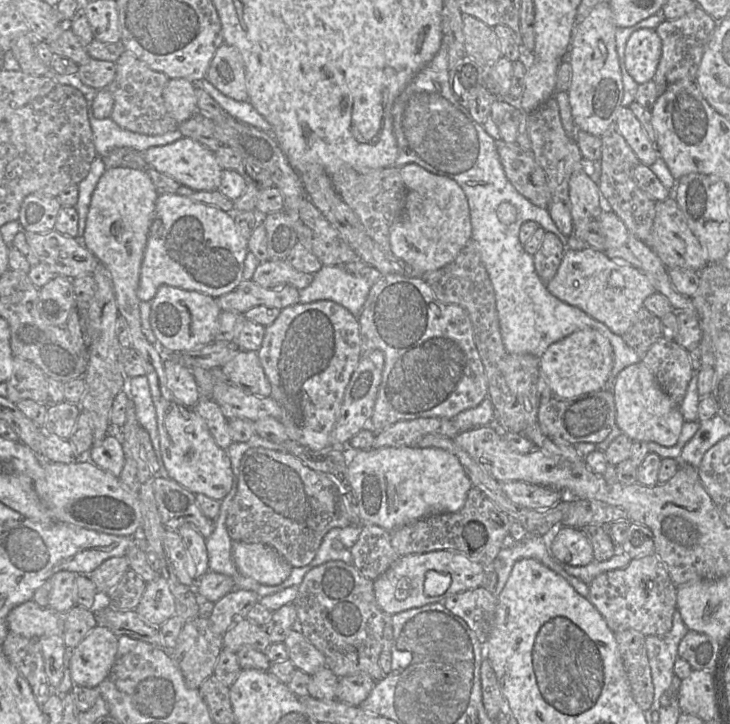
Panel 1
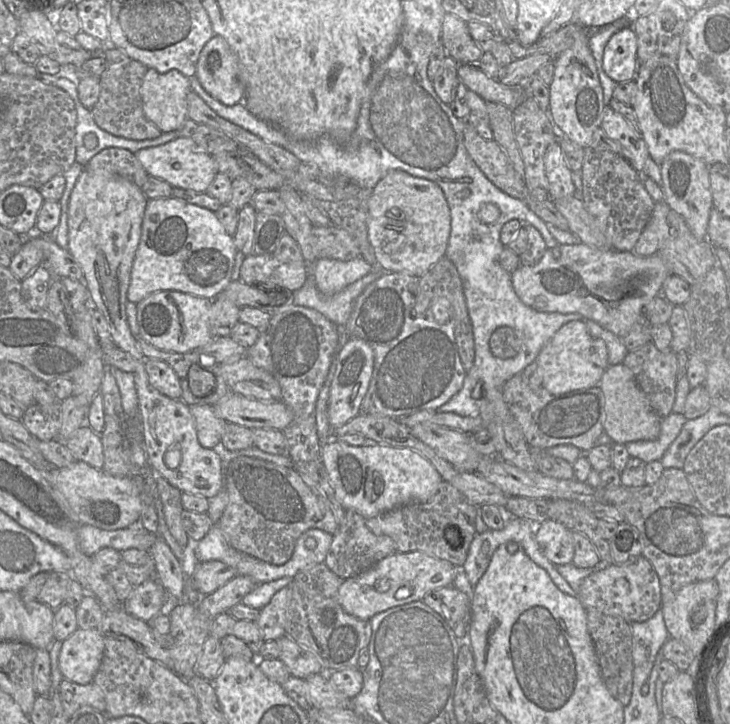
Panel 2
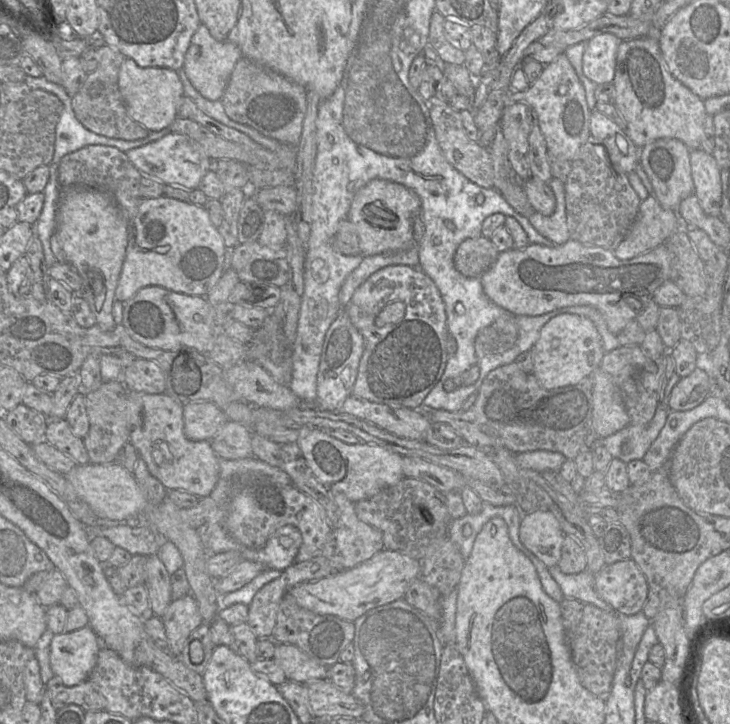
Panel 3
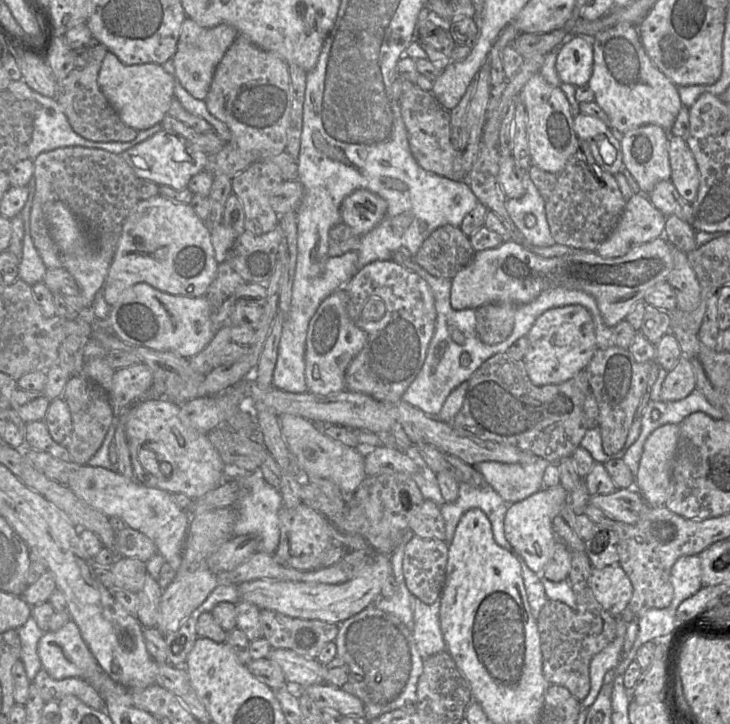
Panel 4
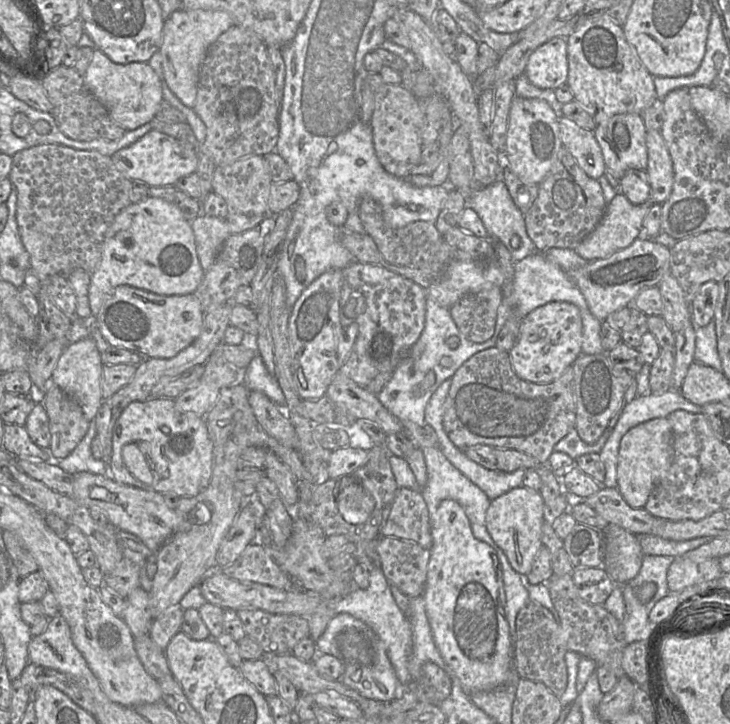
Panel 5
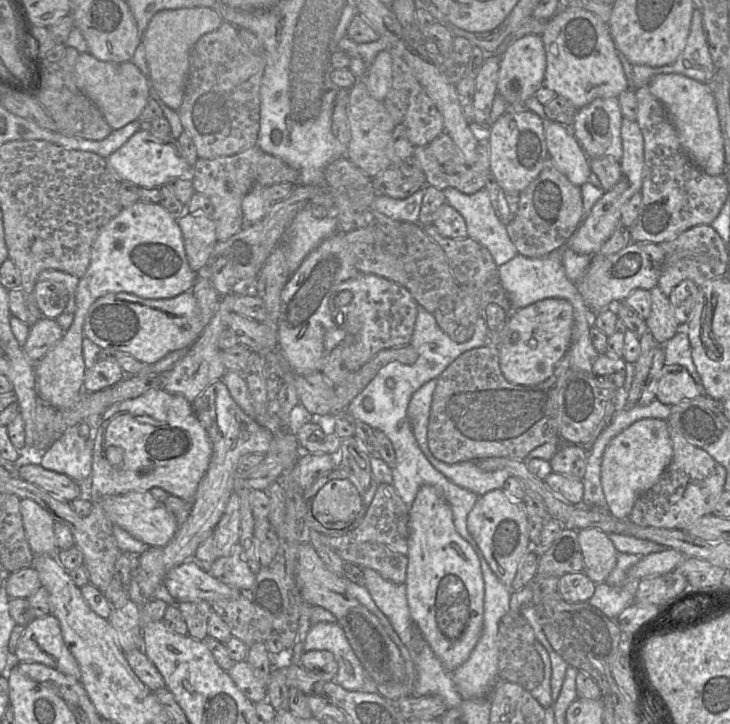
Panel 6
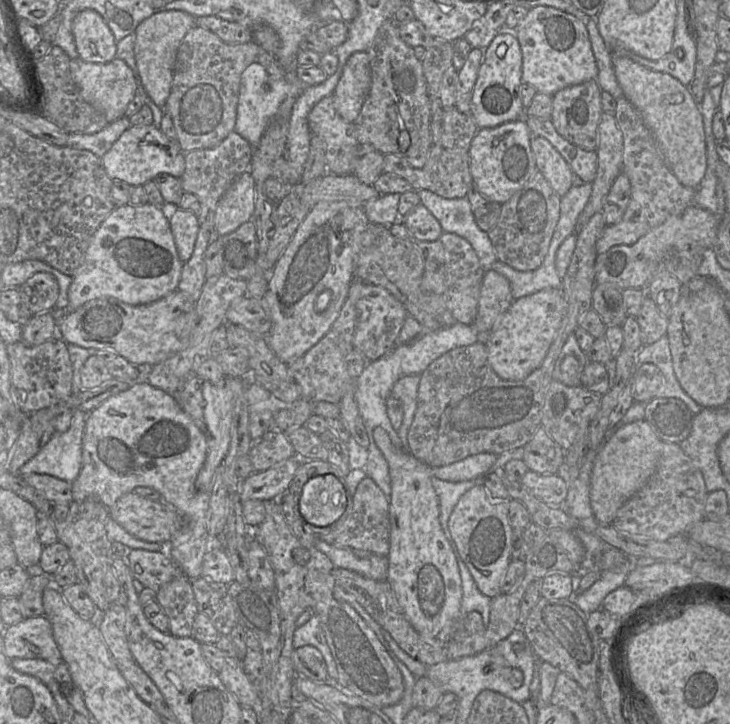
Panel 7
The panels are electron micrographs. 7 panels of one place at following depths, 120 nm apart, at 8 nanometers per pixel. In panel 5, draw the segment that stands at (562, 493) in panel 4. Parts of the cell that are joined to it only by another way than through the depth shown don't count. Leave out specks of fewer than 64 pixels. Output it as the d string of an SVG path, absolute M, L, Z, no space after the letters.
M522 486L491 500L487 510L486 527L490 536L520 575L526 575L531 570L534 558L542 547L543 511L544 502L540 493Z

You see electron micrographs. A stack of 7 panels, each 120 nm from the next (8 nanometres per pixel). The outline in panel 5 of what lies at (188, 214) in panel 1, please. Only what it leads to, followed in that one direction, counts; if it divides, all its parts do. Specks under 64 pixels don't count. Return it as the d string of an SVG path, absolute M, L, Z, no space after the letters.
M147 197L123 209L106 232L101 261L90 276L88 299L92 316L95 317L98 314L102 305L120 285L128 285L164 296L187 295L196 292L204 274L205 271L200 265L196 252L190 221L184 218L175 203L156 197Z

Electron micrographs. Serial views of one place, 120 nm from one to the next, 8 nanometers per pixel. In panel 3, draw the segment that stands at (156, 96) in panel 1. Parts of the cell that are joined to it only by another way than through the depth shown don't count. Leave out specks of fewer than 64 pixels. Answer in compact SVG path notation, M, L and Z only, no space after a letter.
M108 45L101 46L96 52L96 70L87 74L78 92L71 97L75 117L87 130L101 136L126 141L145 138L150 131L129 116L118 87L119 70L126 57Z

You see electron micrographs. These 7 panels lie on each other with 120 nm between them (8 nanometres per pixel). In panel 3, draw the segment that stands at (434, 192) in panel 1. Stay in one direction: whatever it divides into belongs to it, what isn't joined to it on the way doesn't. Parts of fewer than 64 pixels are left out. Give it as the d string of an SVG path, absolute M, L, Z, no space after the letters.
M374 179L355 195L348 220L356 228L361 254L364 256L404 251L416 245L413 223L421 207L418 195L405 186L385 180Z

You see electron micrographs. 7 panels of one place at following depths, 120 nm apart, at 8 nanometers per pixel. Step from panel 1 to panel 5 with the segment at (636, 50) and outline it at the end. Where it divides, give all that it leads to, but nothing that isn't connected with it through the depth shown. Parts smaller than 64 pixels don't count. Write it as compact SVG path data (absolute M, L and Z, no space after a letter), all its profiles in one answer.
M553 38L539 46L530 55L522 76L541 89L556 89L566 85L567 40Z

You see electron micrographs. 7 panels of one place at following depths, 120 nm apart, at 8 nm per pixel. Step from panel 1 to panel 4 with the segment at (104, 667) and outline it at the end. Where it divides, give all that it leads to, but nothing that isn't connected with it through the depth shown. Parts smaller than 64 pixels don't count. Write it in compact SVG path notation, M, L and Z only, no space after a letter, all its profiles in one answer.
M71 620L56 631L44 632L37 651L42 669L56 680L78 678L93 686L90 680L98 681L98 673L104 672Z

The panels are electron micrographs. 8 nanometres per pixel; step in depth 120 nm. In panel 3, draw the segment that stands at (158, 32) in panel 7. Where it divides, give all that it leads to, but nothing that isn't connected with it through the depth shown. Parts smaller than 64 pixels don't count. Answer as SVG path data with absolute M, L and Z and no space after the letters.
M203 24L195 31L185 54L183 70L193 87L210 101L221 101L231 73L242 57L241 50L231 42L217 41Z

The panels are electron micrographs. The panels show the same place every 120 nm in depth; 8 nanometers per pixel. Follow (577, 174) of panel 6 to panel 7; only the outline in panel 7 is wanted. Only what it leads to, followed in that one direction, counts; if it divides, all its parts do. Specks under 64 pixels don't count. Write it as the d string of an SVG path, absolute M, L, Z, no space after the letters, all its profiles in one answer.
M532 137L530 146L537 172L547 180L554 192L563 197L572 188L574 174L560 153L542 137Z

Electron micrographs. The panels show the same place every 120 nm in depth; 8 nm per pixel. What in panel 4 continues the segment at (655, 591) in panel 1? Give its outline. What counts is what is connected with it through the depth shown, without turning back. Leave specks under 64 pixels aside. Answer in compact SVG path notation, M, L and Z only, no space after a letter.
M618 564L594 568L588 586L594 600L614 617L623 613L633 595L632 583Z

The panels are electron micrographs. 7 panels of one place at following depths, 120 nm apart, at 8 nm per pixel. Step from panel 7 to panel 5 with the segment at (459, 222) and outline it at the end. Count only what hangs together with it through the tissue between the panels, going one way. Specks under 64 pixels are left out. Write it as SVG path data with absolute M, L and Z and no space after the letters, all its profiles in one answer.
M497 181L492 185L482 188L478 192L464 197L465 206L474 210L482 220L487 230L488 239L493 242L503 242L506 244L514 262L536 251L532 240L526 232L525 213L521 212L516 206L505 183Z

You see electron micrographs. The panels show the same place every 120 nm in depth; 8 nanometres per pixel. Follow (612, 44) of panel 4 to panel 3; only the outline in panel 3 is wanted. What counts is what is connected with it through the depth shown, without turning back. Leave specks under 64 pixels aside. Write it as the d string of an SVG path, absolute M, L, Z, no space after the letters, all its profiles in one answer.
M638 37L621 40L616 51L615 74L612 82L612 104L627 124L627 134L638 147L663 138L673 138L684 143L690 150L703 149L705 135L713 136L712 115L708 114L704 99L694 94L669 71L656 37Z

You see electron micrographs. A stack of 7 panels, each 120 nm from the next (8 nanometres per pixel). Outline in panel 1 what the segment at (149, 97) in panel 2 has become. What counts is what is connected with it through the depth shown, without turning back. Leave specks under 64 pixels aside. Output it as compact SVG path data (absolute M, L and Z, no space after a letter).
M184 78L169 79L163 90L163 99L169 115L179 124L197 112L194 83Z

